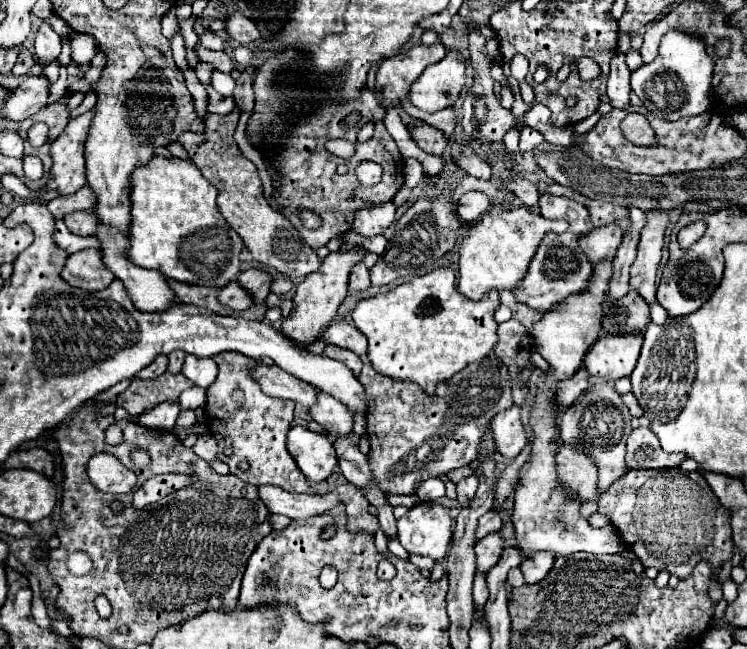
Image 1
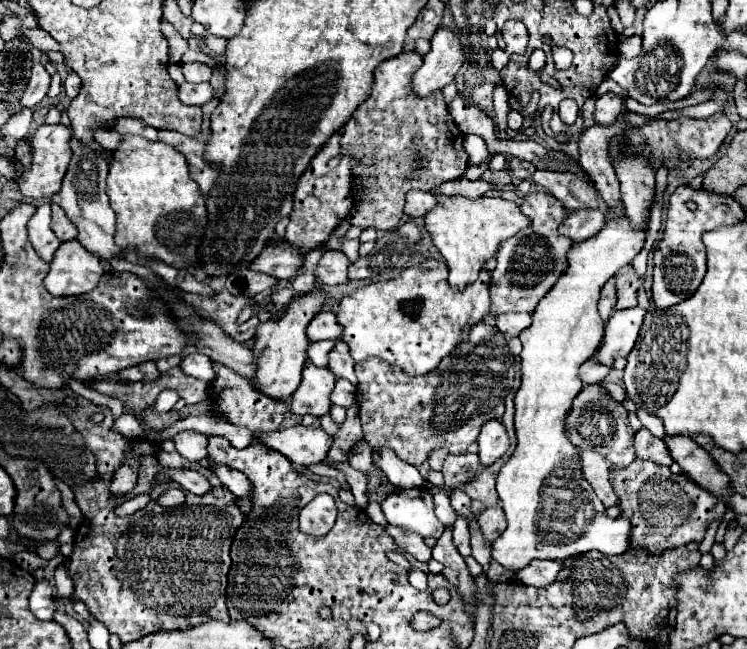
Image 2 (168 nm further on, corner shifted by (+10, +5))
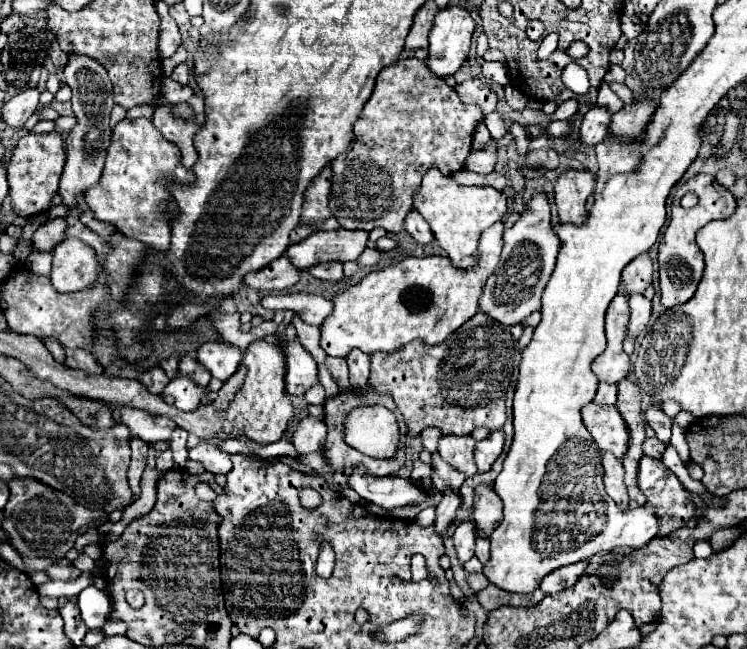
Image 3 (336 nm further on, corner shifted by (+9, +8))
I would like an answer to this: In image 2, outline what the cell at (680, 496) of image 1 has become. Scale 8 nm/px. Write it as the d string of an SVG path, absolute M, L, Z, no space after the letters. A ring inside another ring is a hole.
M640 458L626 468L614 468L612 484L618 494L622 516L632 524L632 546L644 546L654 554L662 554L666 548L678 548L688 542L702 542L708 524L726 512L724 502L714 498L708 490L684 476L672 474L666 466L656 466L654 462Z

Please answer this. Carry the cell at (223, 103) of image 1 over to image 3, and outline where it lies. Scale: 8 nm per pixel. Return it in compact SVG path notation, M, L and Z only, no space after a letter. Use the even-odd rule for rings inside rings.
M163 77L163 85L161 85L161 93L165 95L165 99L169 103L179 103L179 101L187 101L191 99L195 93L189 85L179 85L177 81L173 81L171 77Z

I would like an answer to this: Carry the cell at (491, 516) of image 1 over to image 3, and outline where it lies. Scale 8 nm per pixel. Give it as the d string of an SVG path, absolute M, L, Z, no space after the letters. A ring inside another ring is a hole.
M461 521L453 533L455 549L459 555L459 561L465 563L475 555L475 533L473 533L473 523L471 521Z

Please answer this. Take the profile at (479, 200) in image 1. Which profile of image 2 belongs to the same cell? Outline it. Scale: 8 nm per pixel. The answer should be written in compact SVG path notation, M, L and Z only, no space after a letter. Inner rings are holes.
M412 190L406 196L406 206L404 206L404 214L410 218L420 218L424 216L432 206L436 206L436 196L432 192L418 192Z

